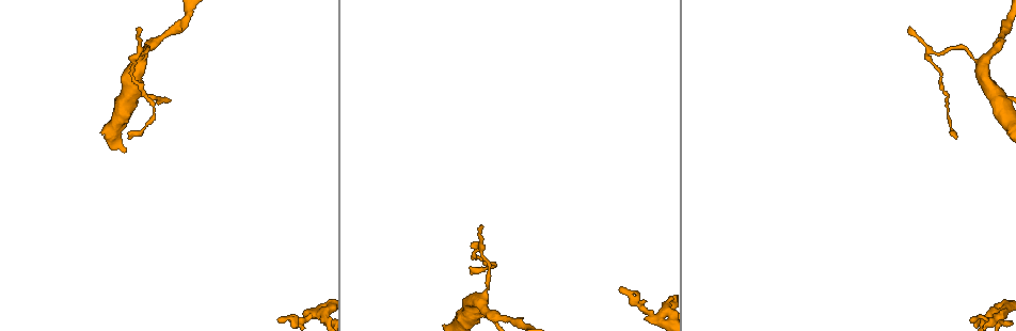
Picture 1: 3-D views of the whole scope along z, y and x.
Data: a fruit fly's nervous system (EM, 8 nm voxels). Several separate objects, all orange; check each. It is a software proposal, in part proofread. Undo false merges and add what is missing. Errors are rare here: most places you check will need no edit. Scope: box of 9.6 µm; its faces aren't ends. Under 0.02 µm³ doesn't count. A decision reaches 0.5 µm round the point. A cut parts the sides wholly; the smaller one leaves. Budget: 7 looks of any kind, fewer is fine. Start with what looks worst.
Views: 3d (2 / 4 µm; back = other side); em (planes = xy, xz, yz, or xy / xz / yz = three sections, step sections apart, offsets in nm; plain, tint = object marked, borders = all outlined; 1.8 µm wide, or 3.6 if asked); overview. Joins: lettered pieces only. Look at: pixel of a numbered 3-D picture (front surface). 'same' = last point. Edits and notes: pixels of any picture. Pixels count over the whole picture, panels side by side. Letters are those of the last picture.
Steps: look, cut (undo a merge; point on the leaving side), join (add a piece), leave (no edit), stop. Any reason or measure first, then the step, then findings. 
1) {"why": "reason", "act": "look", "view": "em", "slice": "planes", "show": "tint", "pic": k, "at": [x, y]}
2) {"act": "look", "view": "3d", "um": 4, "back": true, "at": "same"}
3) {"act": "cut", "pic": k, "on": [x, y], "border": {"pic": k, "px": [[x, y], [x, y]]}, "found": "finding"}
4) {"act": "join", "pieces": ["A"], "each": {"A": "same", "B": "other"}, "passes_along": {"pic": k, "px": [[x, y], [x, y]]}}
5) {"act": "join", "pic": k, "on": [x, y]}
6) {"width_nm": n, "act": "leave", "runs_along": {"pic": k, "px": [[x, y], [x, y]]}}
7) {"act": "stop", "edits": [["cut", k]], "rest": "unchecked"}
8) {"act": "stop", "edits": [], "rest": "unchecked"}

{"act": "look", "view": "em", "slice": "planes", "show": "borders", "pic": 1, "at": [311, 314]}

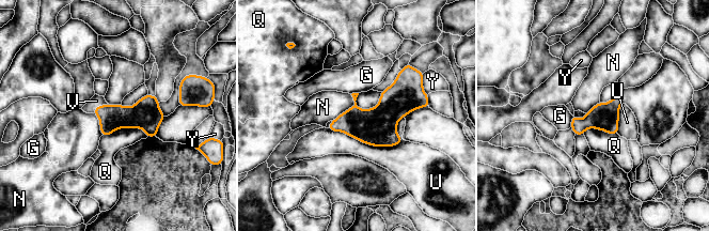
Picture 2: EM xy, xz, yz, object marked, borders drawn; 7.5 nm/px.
{"width_nm": 190, "act": "join", "pieces": ["V"], "each": {"G": "other", "N": "other", "Q": "other", "U": "other", "V": "same", "Y": "other"}, "passes_along": {"pic": 2, "px": [[111, 117], [99, 106], [96, 101]]}, "found": "it goes on there"}

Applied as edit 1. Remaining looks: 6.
{"why": "tapers out", "act": "look", "view": "em", "slice": "planes", "show": "borders", "pic": 1, "at": [955, 139]}

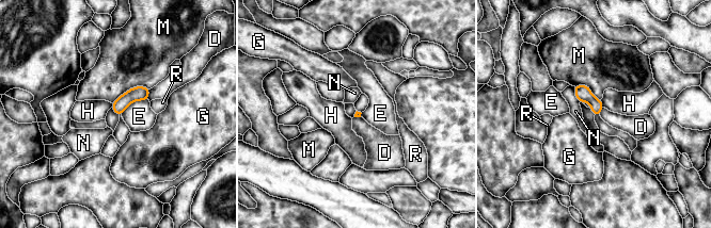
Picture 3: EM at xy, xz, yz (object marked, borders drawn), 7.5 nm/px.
{"act": "leave", "each": {"D": "other", "E": "other", "G": "other", "H": "other", "M": "other", "N": "other", "R": "other"}, "border": {"pic": 3, "px": [[148, 100], [133, 100], [121, 114]]}, "found": "no lettered piece goes on from it"}

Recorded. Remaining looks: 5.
{"why": "three arms meet", "act": "look", "view": "3d", "um": 2, "pic": 1, "at": [481, 295]}

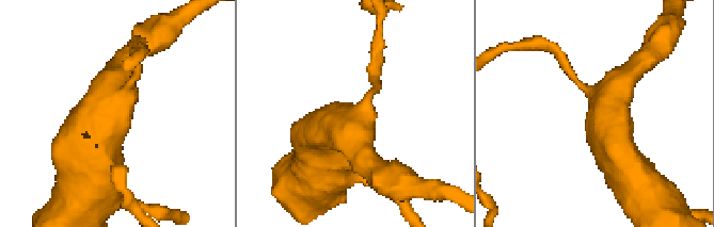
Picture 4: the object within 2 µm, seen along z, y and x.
{"arms": 3, "act": "look", "view": "em", "slice": "yz", "step": 16, "show": "borders", "pic": 4, "at": [109, 110]}

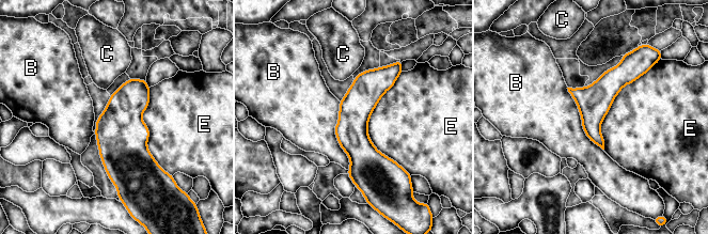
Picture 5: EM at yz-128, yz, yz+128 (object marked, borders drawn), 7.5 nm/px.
{"act": "leave", "each": {"B": "other", "C": "other", "E": "other"}, "found": "one neuron here"}

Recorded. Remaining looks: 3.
{"act": "stop", "edits": [["join", 2]], "rest": "unchecked"}

